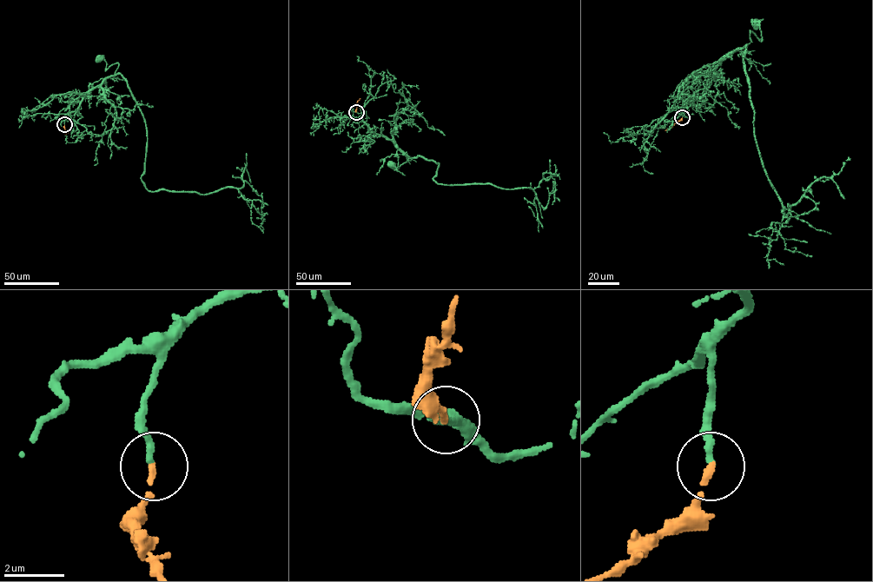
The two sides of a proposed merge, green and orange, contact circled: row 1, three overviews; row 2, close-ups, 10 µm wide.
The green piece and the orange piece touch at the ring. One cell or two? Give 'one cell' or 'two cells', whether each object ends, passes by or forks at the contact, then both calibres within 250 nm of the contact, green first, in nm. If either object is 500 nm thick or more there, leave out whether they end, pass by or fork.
one cell | green ends | orange ends | 240/200 nm

